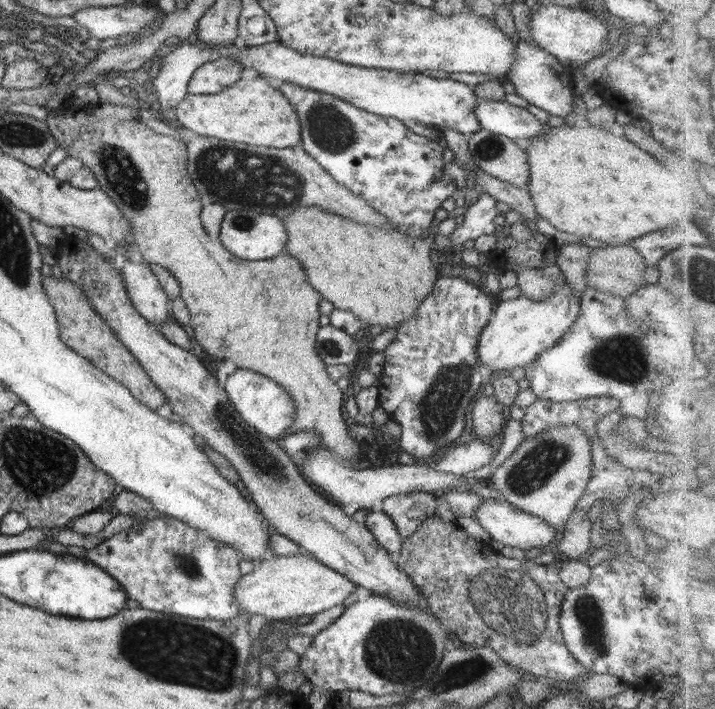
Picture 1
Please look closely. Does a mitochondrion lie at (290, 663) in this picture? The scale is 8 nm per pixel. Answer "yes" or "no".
no

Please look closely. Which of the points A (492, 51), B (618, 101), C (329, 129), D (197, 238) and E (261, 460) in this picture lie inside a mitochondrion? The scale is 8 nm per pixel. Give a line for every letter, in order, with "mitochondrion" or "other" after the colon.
A: other
B: other
C: mitochondrion
D: other
E: mitochondrion

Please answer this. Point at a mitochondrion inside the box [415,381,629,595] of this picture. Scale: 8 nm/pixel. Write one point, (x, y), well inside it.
(546, 457)

